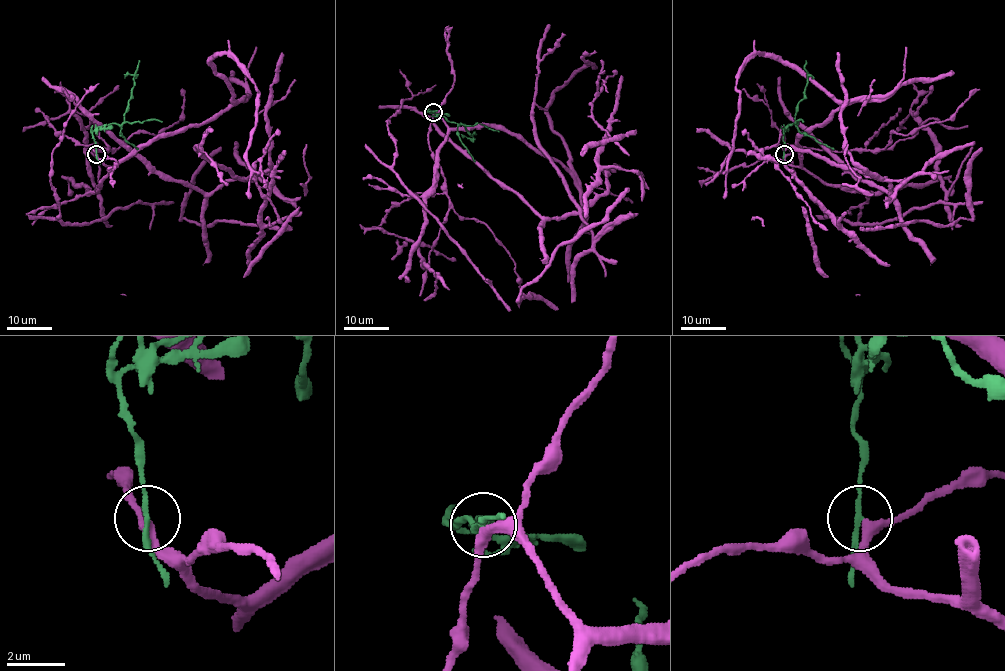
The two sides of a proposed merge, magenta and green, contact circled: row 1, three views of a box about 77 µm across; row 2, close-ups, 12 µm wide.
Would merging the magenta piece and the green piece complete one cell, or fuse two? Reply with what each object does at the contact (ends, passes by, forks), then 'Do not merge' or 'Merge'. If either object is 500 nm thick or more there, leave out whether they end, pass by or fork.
At the ring magenta passes by. At the ring green passes by. Do not merge

